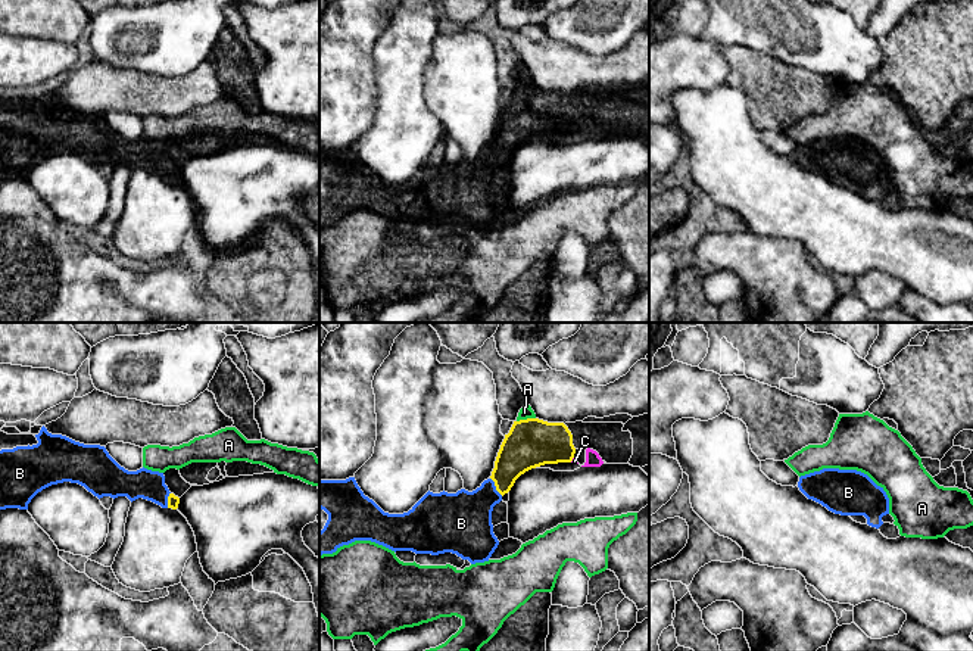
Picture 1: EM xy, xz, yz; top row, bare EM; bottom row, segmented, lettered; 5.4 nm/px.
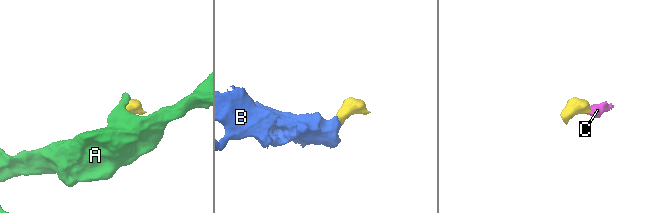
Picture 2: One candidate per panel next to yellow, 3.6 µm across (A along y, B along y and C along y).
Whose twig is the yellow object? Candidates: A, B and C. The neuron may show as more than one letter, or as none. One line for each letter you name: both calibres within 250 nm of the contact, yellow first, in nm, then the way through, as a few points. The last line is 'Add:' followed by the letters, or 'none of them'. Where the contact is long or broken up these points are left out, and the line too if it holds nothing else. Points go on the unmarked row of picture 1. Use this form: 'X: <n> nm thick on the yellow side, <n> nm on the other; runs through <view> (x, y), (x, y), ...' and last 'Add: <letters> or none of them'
B: 220 nm thick on the yellow side, 300 nm on the other; runs through xz (521, 120), (495, 155), (464, 189)
C: 260 nm thick on the yellow side, 20 nm on the other; runs through xz (532, 112), (552, 112), (571, 130), (574, 131)
Add: B, C

